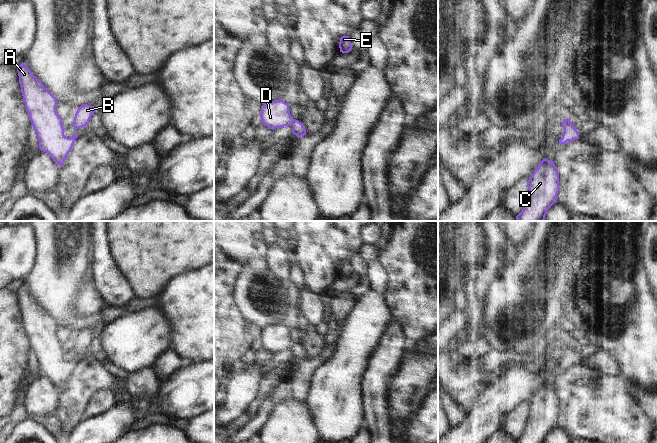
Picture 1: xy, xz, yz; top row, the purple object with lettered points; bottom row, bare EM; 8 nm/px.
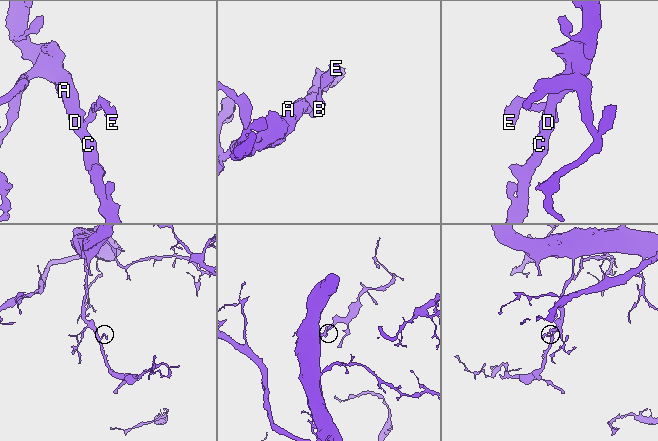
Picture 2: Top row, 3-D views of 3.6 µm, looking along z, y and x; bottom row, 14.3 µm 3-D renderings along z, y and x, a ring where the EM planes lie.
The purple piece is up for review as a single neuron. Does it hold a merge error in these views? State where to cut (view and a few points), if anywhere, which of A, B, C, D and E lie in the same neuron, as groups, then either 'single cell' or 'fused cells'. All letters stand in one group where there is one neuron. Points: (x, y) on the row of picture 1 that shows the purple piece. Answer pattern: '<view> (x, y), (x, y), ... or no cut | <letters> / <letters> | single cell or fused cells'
no cut | A B C D E | single cell

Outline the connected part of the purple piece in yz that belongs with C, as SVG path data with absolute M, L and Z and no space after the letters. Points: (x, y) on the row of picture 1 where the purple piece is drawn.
M543 158L527 181L527 187L529 195L516 221L544 221L559 192L559 174L554 162Z

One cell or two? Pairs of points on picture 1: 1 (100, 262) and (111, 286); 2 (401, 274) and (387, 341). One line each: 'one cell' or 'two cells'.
1: one cell
2: two cells

